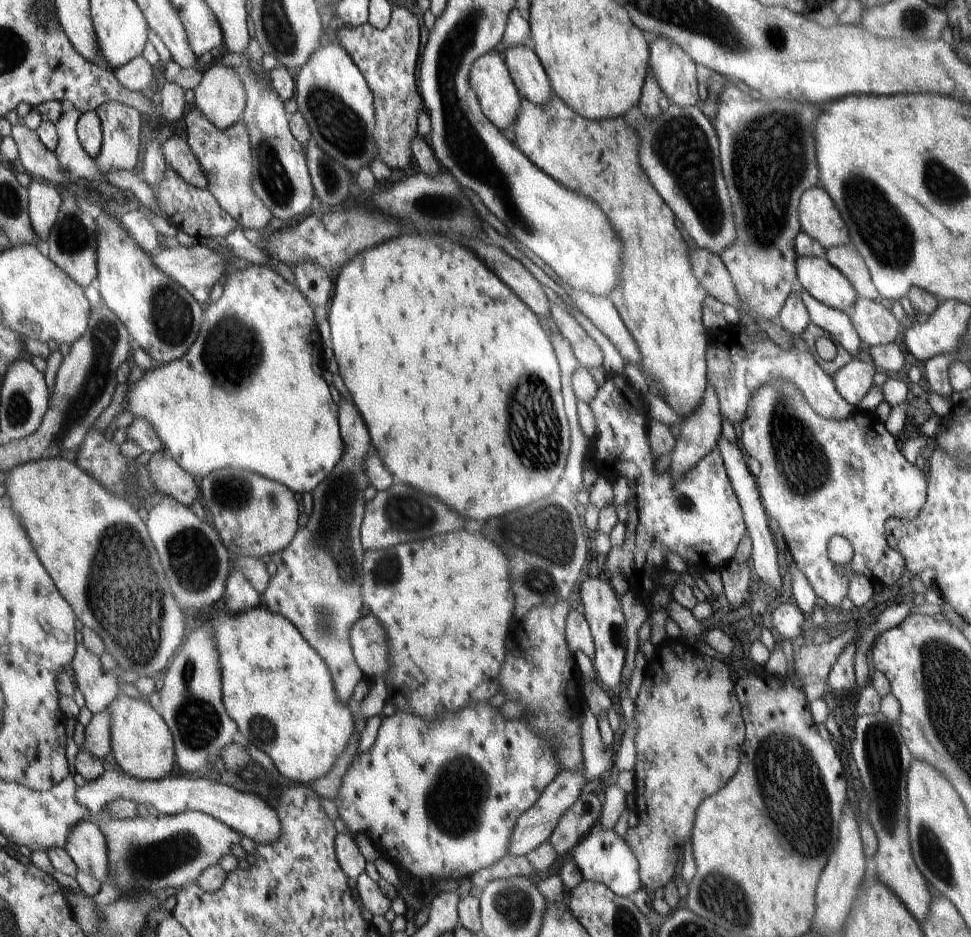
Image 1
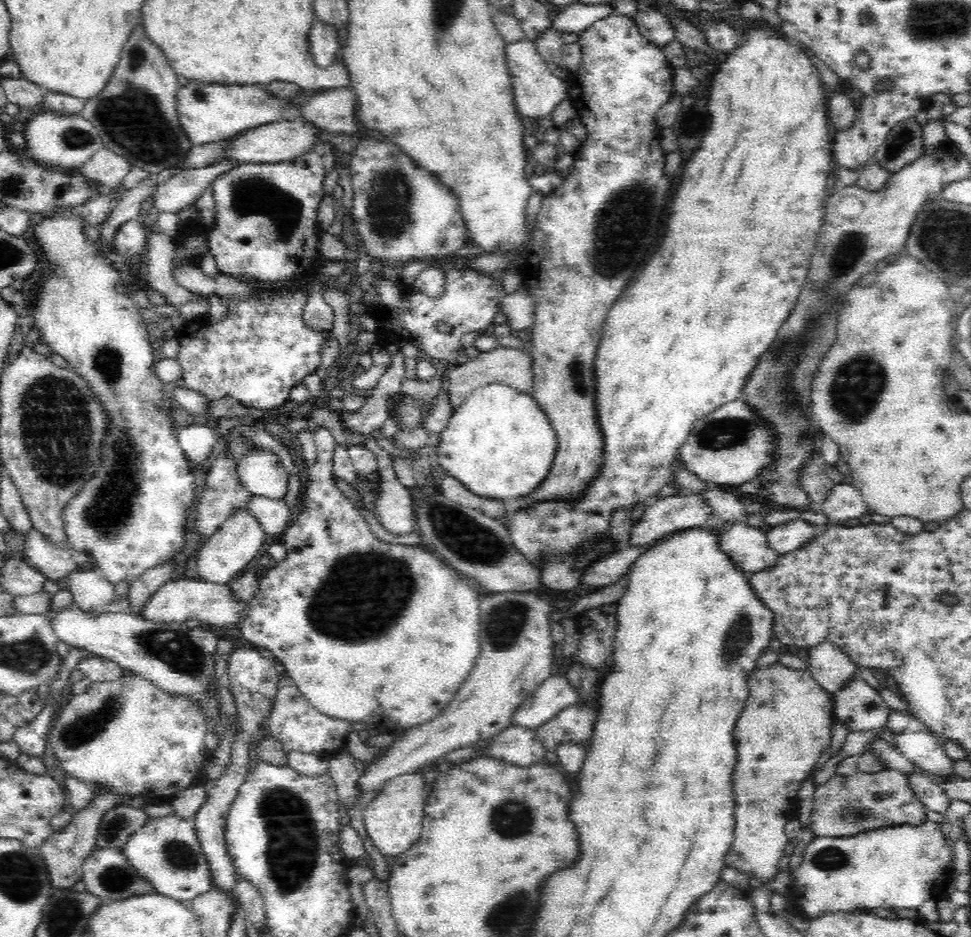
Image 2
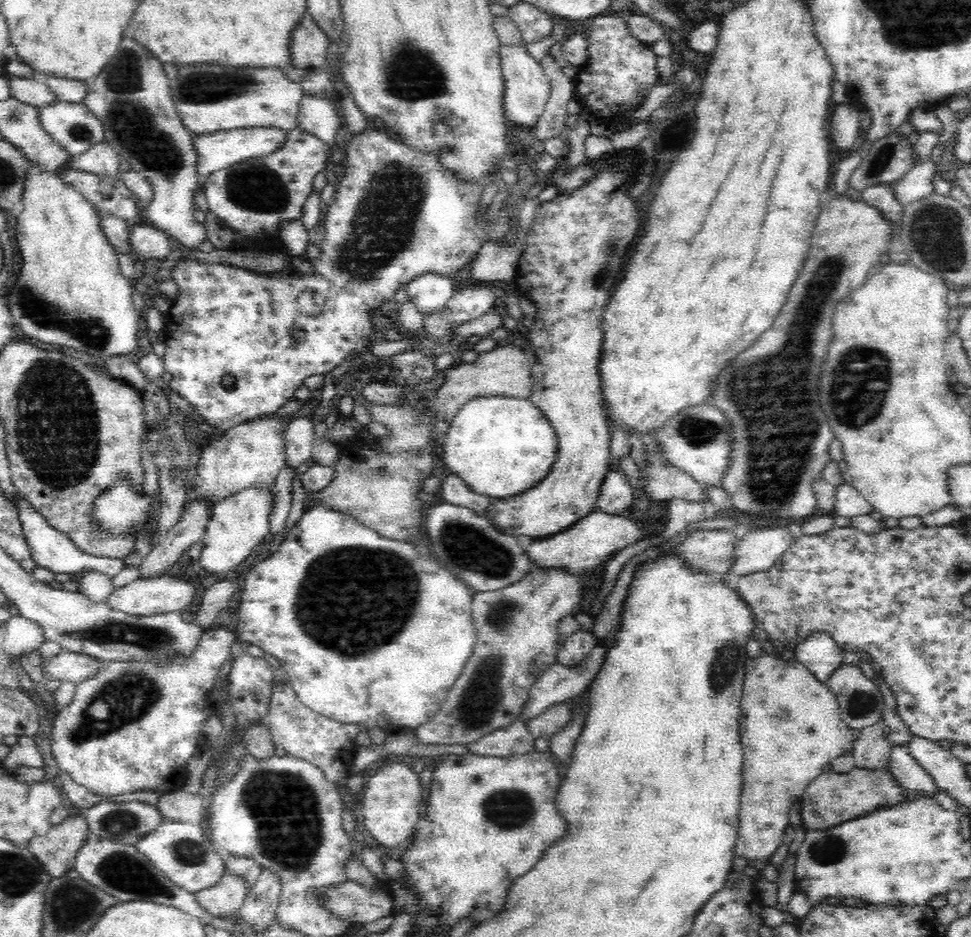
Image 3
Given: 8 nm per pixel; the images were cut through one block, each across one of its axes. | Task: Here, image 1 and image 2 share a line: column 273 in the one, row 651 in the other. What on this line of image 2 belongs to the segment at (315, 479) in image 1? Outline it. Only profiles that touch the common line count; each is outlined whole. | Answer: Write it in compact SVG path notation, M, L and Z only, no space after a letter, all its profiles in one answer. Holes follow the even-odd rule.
M318 426L314 434L315 445L318 449L316 463L307 471L308 481L306 482L305 507L302 512L296 512L294 519L284 531L282 543L286 547L286 559L272 568L264 571L264 575L259 578L258 590L249 600L249 609L239 626L242 638L248 640L252 646L260 650L265 648L285 666L285 673L292 678L300 692L304 694L306 701L322 714L327 714L332 718L352 722L374 722L380 724L382 728L389 730L401 729L407 731L419 724L431 721L439 715L444 707L452 702L460 686L468 678L470 670L476 664L481 646L480 640L480 596L476 594L476 586L468 586L466 580L458 578L456 570L450 570L431 549L416 545L393 544L384 542L376 537L366 518L358 512L354 504L348 500L338 487L334 485L334 474L332 471L333 456L335 453L335 442L332 432L328 428Z

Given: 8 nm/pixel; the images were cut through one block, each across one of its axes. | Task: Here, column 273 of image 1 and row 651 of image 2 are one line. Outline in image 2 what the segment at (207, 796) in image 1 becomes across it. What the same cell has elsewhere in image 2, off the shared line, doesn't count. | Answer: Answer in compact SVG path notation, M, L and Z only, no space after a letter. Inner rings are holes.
M830 641L813 646L807 654L812 678L824 691L830 693L832 699L835 692L843 689L850 679L856 677L857 664L838 645Z

